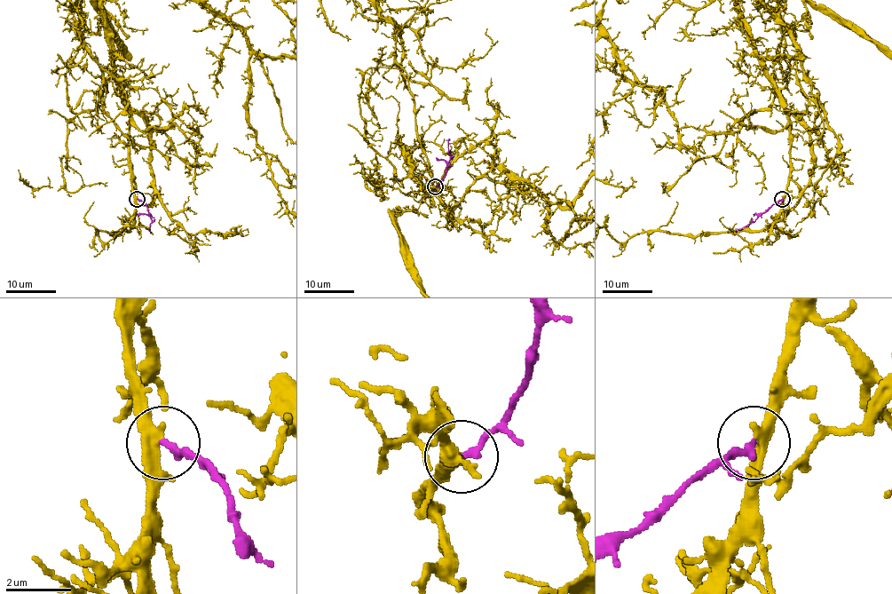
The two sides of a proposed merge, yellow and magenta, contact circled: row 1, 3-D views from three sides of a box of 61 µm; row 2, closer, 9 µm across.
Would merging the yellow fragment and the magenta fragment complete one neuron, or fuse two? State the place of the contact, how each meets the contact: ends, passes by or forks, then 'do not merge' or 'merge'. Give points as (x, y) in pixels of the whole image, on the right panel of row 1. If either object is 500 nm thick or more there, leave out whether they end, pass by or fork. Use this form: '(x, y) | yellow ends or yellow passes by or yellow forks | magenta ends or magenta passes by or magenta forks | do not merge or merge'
(782, 199) | yellow passes by | magenta ends | merge

